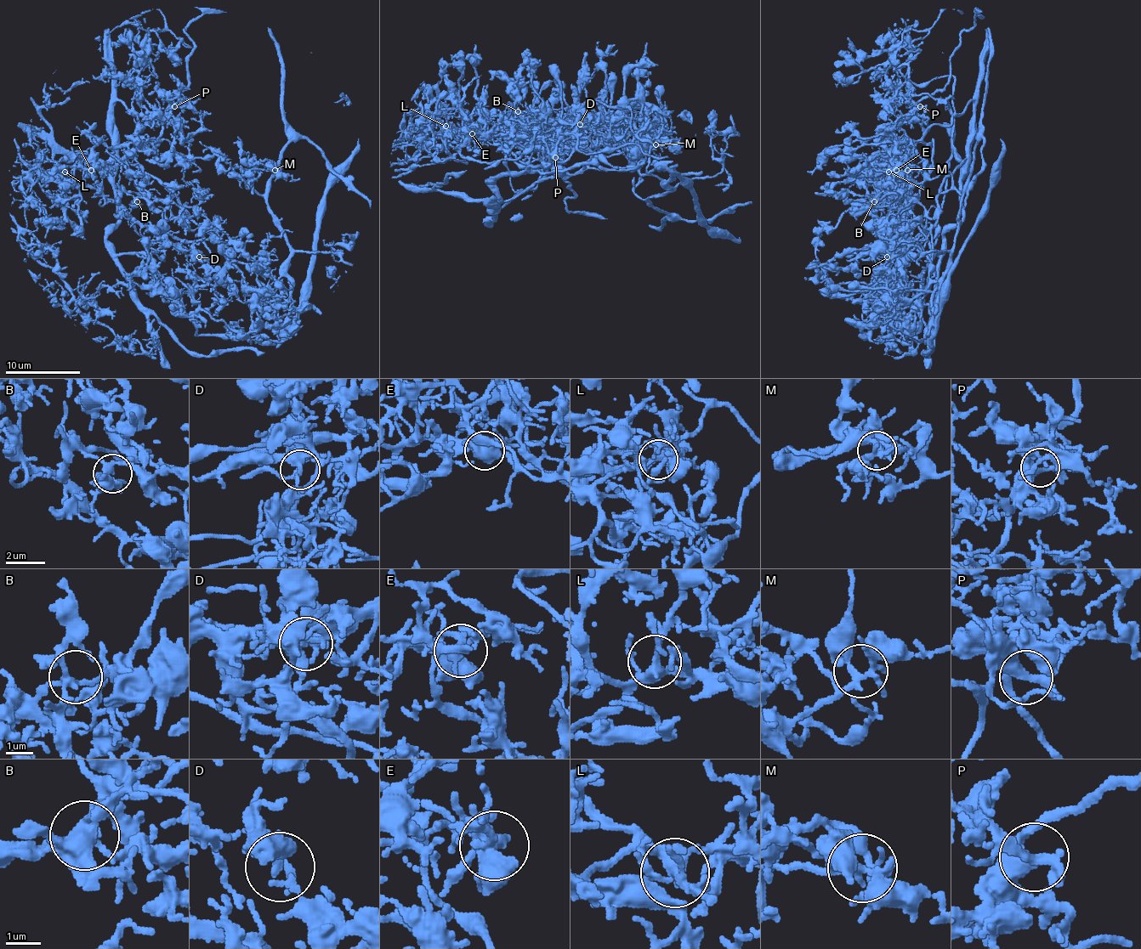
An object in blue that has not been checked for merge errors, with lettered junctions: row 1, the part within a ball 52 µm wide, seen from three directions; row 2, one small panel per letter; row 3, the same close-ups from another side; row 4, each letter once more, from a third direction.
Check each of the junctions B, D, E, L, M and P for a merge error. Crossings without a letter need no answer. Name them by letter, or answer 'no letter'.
no letter

